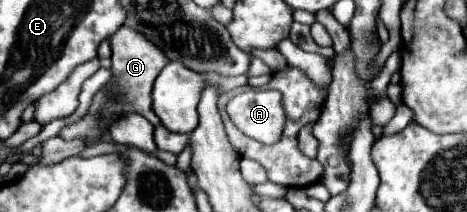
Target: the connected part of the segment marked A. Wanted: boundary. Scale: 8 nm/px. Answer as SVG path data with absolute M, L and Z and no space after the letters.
M277 90L243 92L227 104L227 114L244 134L263 144L278 142L285 126L283 98Z

